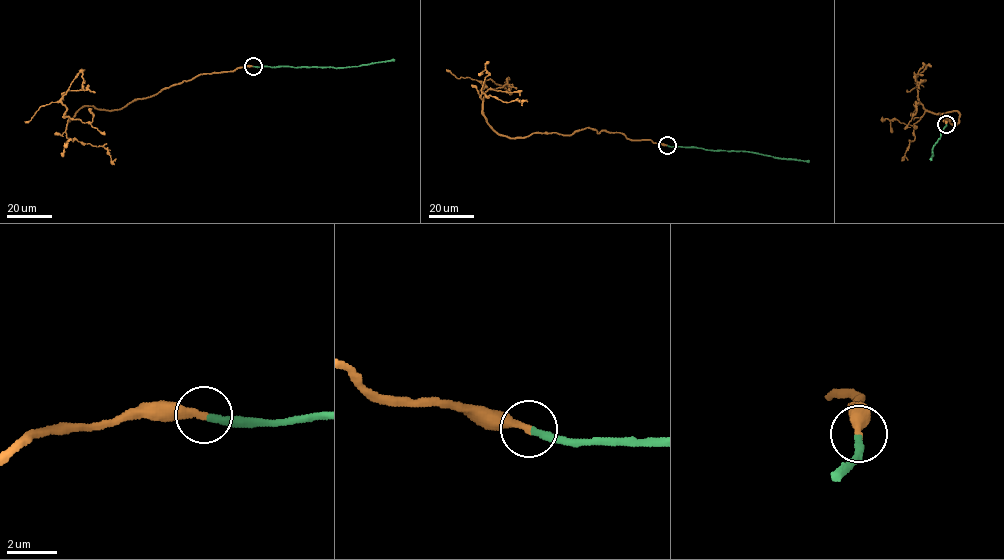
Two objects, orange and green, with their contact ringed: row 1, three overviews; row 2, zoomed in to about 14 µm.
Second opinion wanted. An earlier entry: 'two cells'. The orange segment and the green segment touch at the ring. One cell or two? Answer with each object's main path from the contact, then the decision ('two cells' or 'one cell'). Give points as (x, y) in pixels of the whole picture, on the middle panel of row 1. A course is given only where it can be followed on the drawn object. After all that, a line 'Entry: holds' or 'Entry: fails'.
course orange (667, 146), (585, 128), (568, 135), (497, 134), (483, 114), (483, 82), (489, 89), (506, 82); course green (667, 146), (809, 160); one cell
Entry: fails

